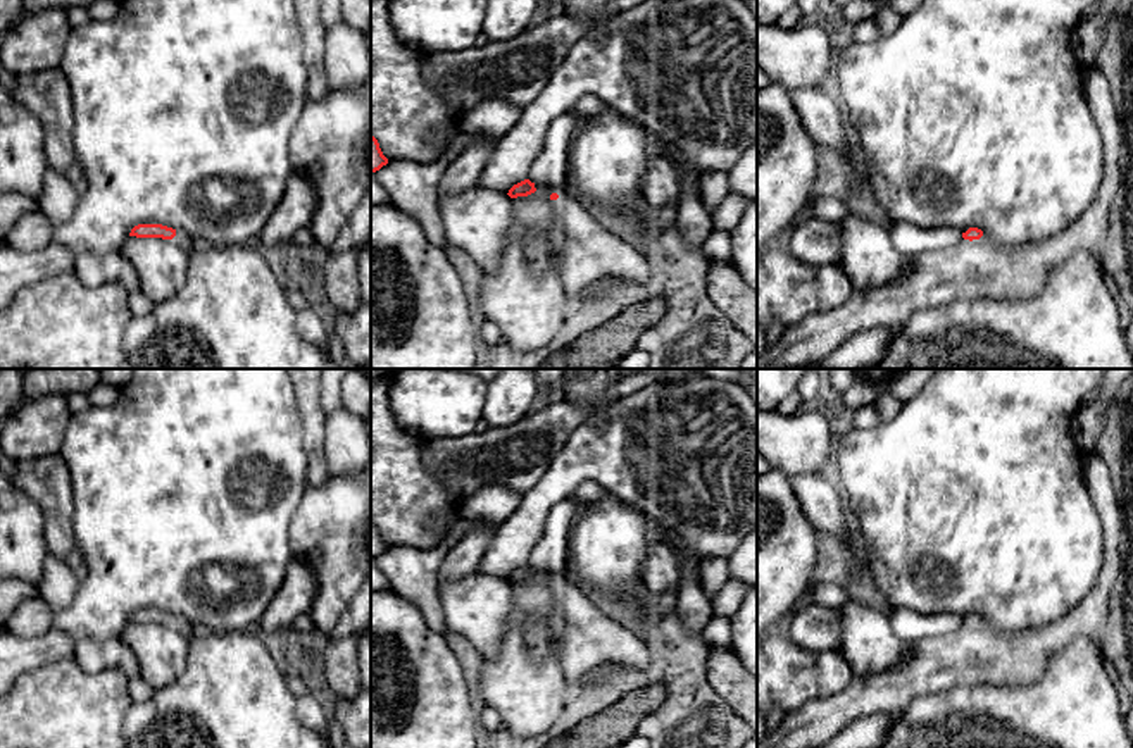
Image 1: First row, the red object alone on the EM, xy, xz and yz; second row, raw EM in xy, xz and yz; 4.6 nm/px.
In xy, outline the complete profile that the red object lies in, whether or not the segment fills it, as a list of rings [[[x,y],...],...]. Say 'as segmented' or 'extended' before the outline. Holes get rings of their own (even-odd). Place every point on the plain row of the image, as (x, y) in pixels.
extended; [[[138,610],[131,615],[129,622],[172,626],[186,638],[191,638],[198,633],[198,629],[188,619],[176,617],[162,610]]]

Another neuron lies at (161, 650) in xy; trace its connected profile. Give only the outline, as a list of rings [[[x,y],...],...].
[[[129,622],[121,639],[135,653],[140,677],[153,689],[169,686],[186,667],[190,638],[172,626]]]

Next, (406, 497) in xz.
[[[371,369],[371,520],[388,548],[398,545],[438,548],[443,546],[445,536],[433,522],[445,514],[459,517],[462,503],[424,465],[423,452],[428,439],[398,426],[390,405],[393,376],[393,369]]]

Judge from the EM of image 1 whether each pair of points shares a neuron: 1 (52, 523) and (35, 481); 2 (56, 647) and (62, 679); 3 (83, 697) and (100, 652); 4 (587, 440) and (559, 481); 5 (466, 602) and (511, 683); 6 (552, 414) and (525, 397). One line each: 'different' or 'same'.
1: same
2: different
3: different
4: same
5: different
6: different

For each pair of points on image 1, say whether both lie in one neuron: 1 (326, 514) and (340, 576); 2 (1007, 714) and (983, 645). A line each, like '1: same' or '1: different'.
1: same
2: different

